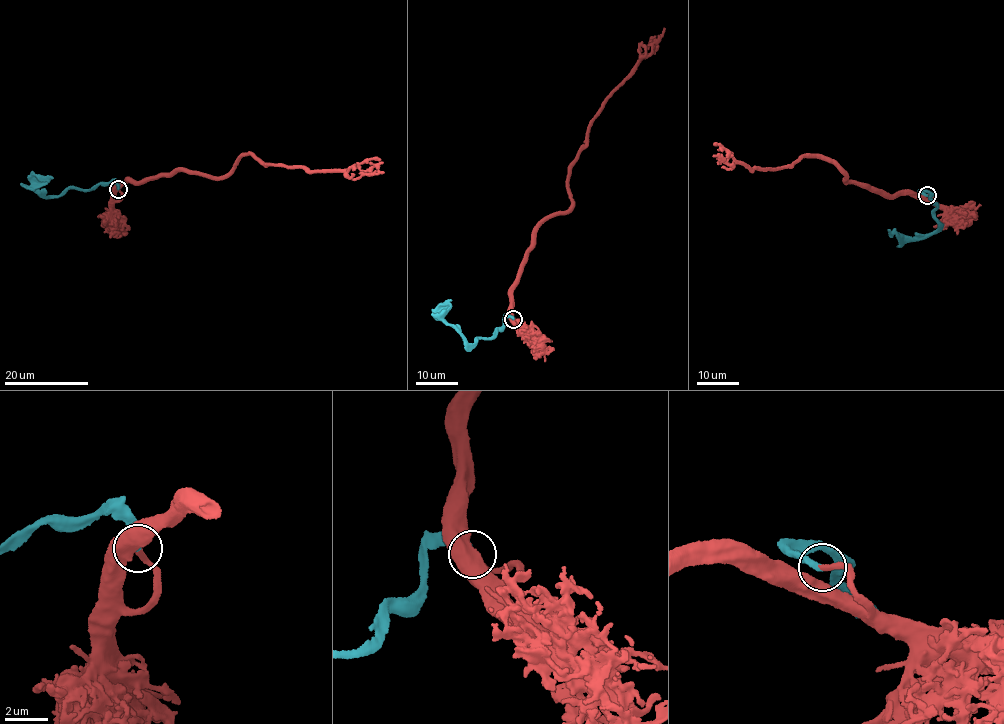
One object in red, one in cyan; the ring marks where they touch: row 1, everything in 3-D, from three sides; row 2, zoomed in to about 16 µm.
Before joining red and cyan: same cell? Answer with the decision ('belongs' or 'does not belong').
belongs

